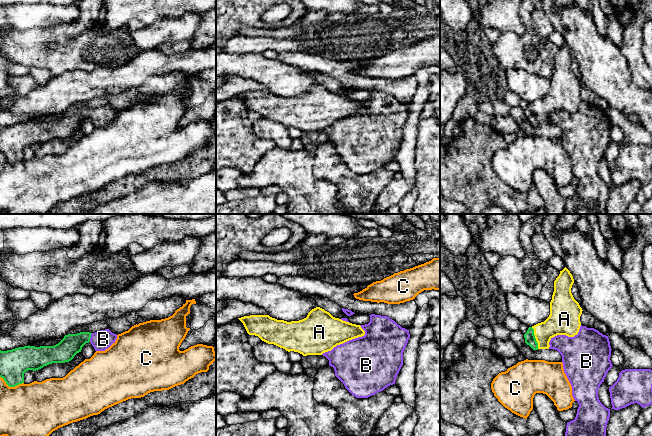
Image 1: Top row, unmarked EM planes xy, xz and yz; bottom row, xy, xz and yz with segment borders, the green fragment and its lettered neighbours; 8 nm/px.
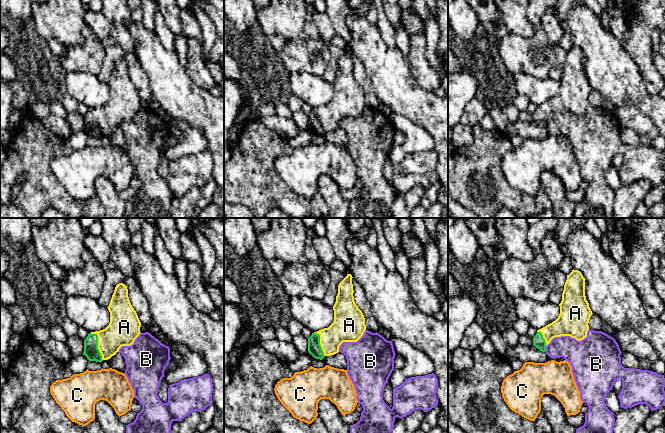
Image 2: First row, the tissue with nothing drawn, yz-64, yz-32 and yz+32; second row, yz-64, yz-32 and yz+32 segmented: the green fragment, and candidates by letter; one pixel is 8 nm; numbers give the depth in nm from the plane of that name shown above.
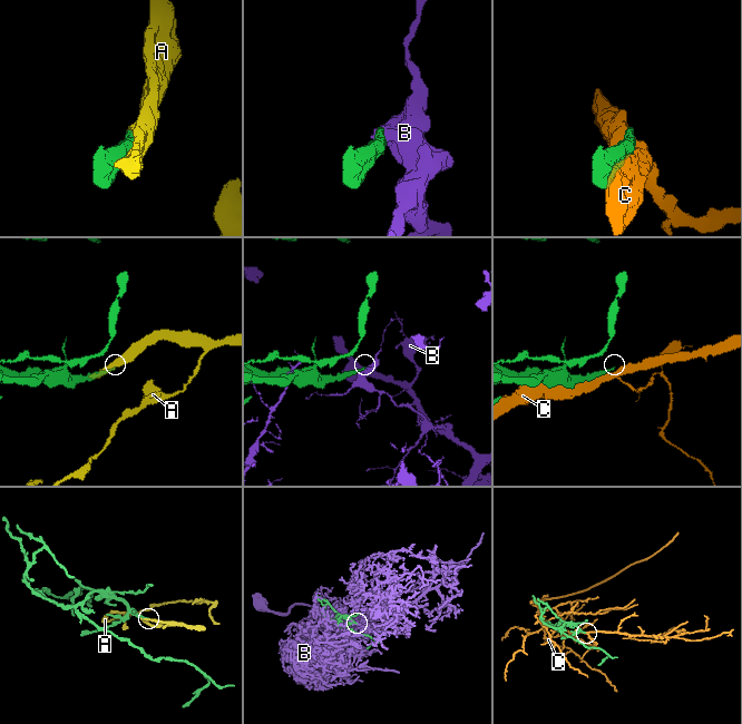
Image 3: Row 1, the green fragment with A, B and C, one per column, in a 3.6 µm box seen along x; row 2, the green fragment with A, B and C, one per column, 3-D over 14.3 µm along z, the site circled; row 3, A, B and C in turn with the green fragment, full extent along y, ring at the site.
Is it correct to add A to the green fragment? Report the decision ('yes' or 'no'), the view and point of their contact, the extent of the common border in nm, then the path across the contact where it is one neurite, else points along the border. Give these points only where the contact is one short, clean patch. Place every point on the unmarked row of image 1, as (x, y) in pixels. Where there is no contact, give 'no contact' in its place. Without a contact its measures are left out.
yes; meets green in yz at (535, 114); contact 190 nm long

